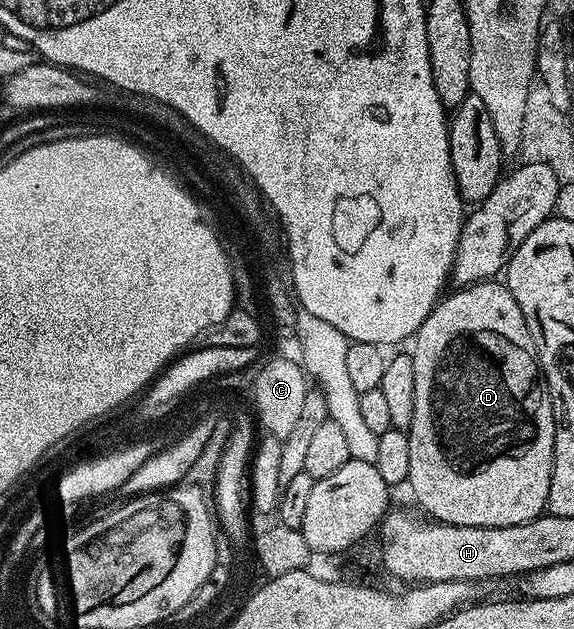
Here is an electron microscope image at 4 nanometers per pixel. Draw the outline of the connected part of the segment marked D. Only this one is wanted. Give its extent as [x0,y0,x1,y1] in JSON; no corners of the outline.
[408,281,554,527]

